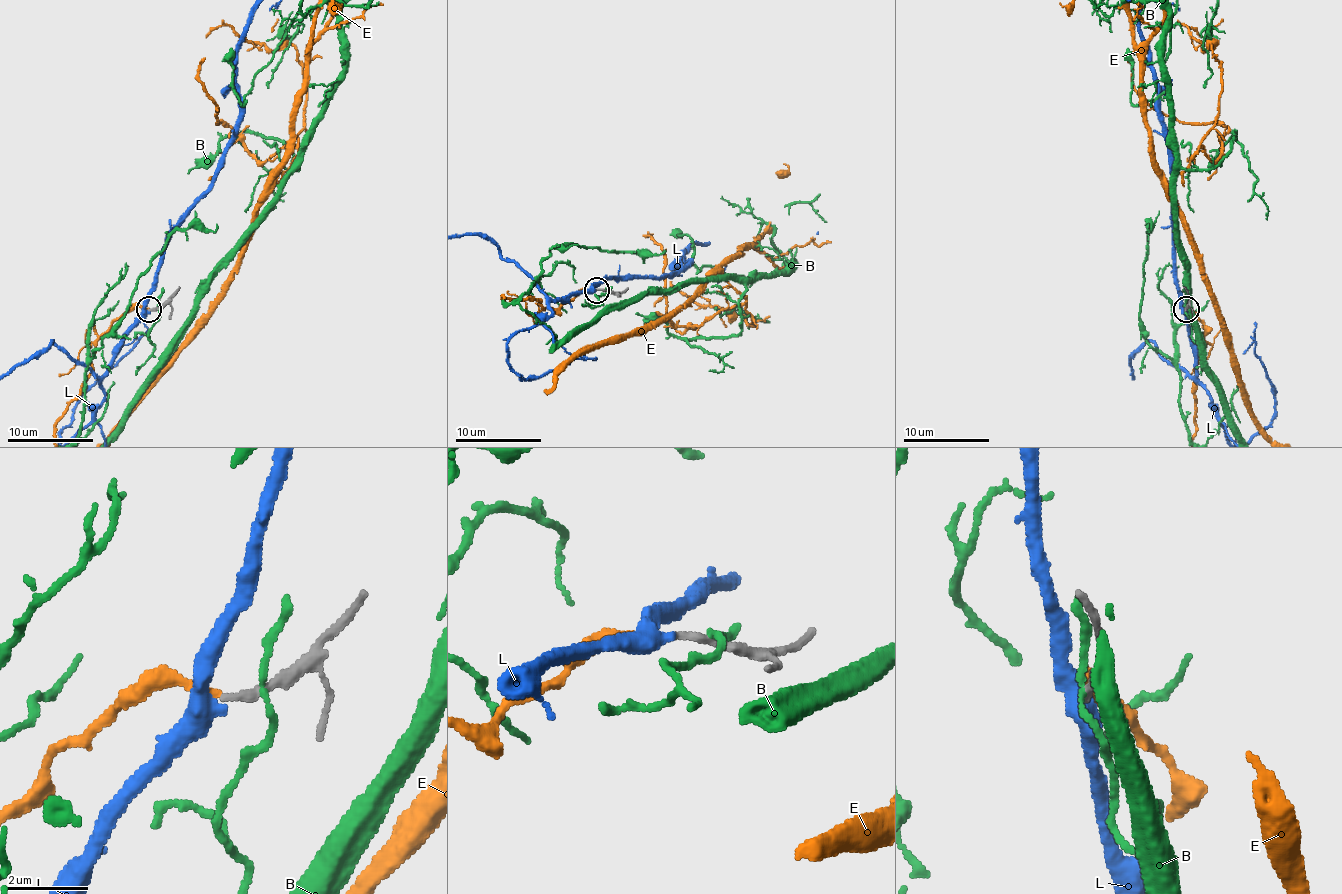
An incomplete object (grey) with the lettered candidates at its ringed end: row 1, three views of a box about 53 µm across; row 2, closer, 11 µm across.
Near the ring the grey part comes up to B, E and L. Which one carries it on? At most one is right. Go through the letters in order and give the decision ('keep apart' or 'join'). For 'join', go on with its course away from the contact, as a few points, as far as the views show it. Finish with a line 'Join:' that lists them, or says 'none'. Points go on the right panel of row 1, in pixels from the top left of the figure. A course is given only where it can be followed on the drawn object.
B: keep apart
E: join
L: keep apart
Join: E

